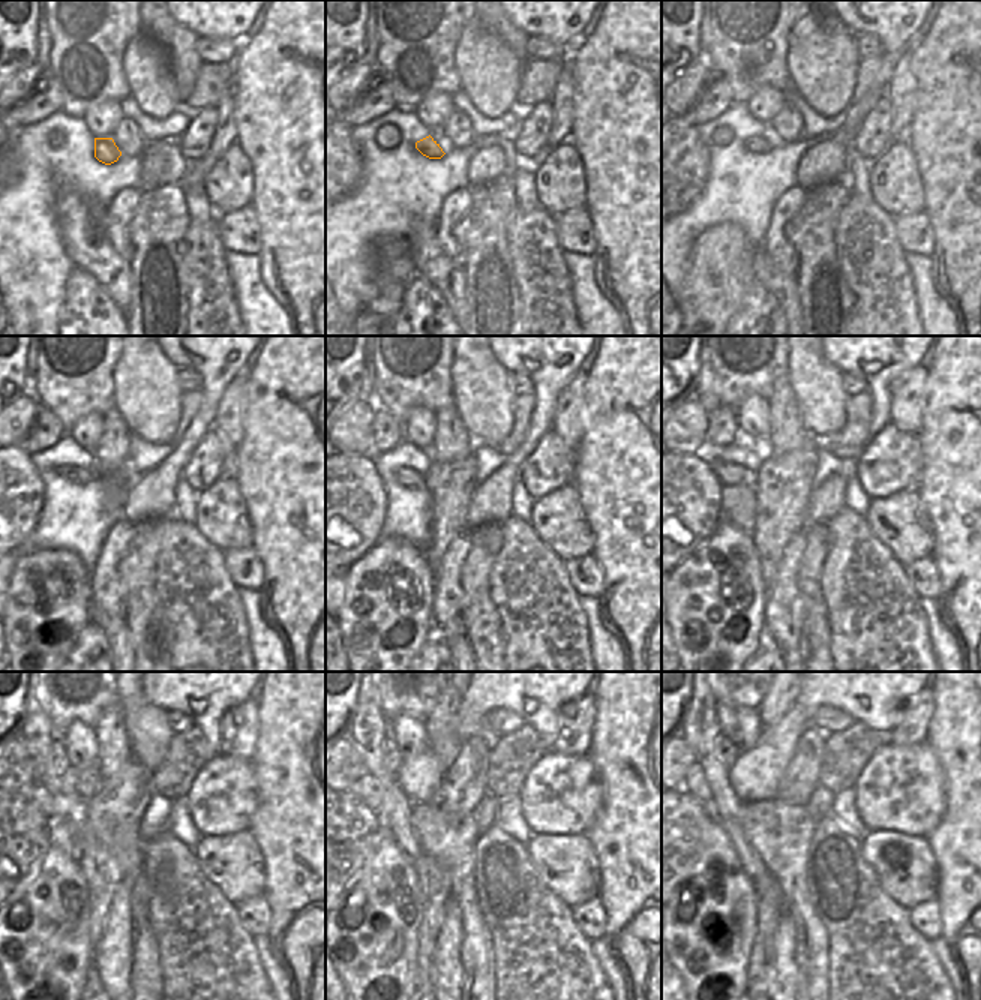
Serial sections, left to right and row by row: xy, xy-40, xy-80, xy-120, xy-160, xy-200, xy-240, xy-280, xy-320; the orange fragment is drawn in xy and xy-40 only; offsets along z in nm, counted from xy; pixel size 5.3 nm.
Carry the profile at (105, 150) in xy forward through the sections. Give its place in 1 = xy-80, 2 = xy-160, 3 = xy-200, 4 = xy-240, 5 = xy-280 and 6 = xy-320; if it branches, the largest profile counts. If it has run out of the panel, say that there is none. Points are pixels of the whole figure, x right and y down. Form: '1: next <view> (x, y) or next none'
1: next xy-80 (758, 144)
2: next xy-160 (404, 476)
3: next xy-200 (728, 474)
4: next xy-240 (44, 793)
5: next xy-280 (365, 787)
6: next xy-320 (695, 783)

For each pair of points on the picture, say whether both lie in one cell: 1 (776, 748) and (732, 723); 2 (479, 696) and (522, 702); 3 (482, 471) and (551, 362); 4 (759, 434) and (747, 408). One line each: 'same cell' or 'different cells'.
1: different cells
2: same cell
3: different cells
4: same cell

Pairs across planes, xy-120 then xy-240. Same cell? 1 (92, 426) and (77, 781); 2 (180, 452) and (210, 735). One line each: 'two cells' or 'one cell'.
1: two cells
2: one cell

